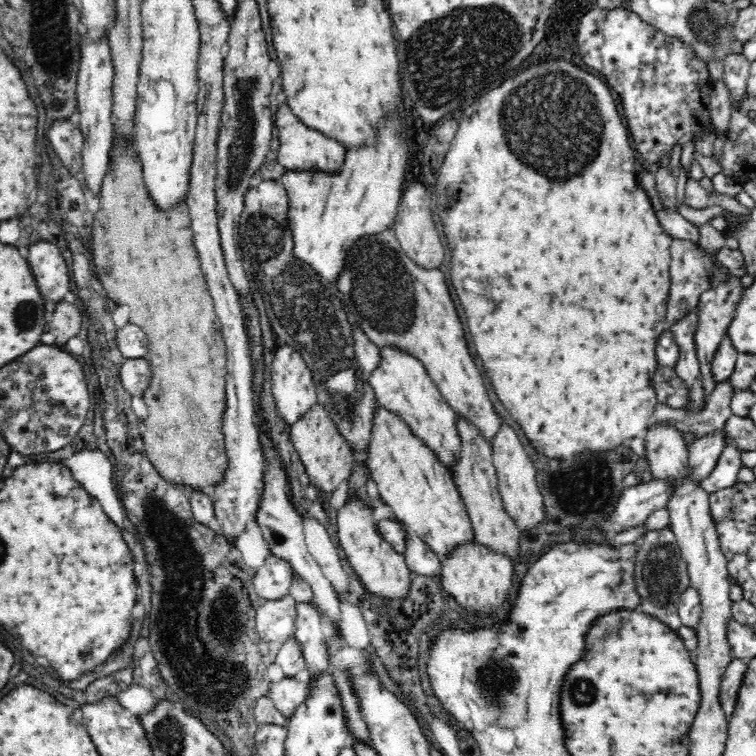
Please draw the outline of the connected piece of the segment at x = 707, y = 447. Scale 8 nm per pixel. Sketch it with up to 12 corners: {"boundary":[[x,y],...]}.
{"boundary":[[725,429],[690,444],[690,477],[700,484],[726,447]]}

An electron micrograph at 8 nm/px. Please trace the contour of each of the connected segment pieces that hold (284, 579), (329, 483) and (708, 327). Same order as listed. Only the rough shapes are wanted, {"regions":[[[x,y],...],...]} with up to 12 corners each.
{"regions":[[[270,555],[253,576],[262,601],[289,596],[292,565]],[[329,406],[291,425],[310,483],[332,494],[349,480],[352,448]],[[740,278],[700,294],[694,334],[708,405],[712,360],[741,300]]]}

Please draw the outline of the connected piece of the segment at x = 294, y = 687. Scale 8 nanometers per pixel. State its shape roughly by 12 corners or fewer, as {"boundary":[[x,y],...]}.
{"boundary":[[294,677],[270,683],[268,696],[284,718],[307,697]]}

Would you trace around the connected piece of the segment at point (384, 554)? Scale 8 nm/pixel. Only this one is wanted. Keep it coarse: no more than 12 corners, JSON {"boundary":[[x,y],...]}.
{"boundary":[[358,497],[337,511],[337,537],[364,589],[410,591],[403,553],[384,540]]}

